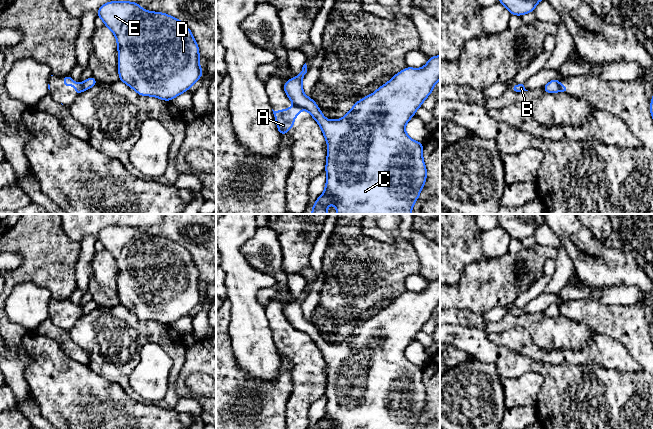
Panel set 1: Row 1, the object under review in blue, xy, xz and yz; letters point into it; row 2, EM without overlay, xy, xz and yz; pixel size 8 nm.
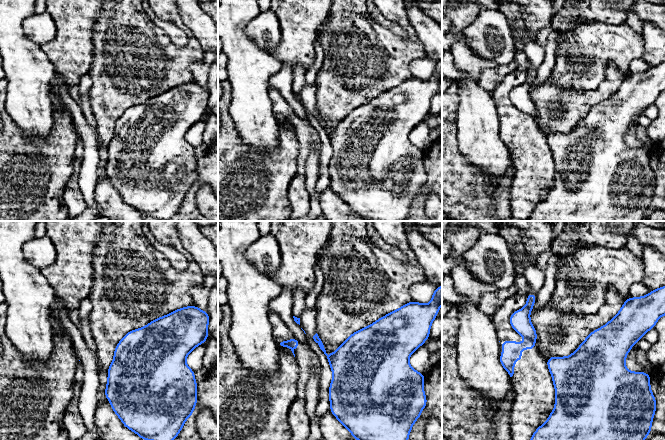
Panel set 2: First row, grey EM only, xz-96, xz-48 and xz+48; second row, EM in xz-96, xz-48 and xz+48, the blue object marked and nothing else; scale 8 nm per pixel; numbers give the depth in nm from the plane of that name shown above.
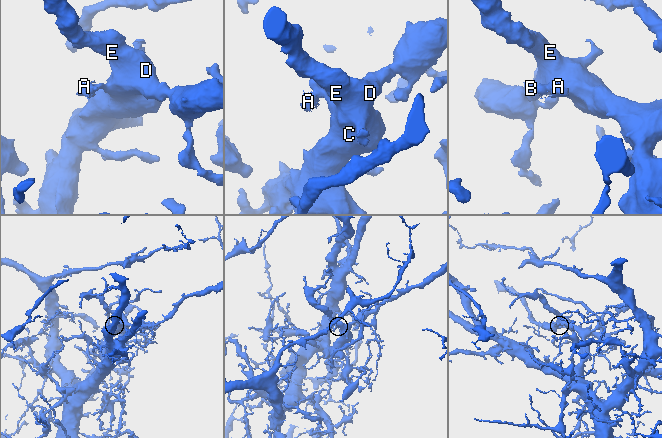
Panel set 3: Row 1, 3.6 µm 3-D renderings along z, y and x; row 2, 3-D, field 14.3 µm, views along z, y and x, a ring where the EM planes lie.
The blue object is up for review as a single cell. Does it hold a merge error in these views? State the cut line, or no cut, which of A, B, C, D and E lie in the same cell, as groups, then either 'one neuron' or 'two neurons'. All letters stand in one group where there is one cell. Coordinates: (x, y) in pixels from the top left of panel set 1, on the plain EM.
cut xy (81, 308), (83, 314); groups A / B C D E; two neurons

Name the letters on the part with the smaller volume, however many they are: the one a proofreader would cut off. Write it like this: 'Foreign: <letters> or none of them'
Foreign: A

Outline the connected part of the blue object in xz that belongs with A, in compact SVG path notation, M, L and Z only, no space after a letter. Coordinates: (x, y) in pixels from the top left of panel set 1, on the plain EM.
M289 330L287 334L274 335L272 333L277 347L277 353L280 356L281 361L284 358L288 358L289 352L294 351L294 342L299 339L301 334L302 332L296 332L291 330Z

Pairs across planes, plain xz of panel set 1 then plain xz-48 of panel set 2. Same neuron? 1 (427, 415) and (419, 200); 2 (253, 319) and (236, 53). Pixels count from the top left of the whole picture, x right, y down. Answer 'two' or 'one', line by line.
1: one
2: one

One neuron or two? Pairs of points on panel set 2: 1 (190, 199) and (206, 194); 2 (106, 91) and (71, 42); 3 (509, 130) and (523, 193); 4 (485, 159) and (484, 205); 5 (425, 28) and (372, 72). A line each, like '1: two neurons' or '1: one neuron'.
1: two neurons
2: two neurons
3: one neuron
4: two neurons
5: two neurons

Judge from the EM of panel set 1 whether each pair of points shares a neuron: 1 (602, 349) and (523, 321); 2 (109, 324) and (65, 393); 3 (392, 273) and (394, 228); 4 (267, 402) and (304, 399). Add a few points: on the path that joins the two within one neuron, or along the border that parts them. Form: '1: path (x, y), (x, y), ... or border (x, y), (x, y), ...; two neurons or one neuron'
1: border (596, 332), (580, 350), (562, 349); two neurons
2: border (88, 365), (96, 373), (108, 379); two neurons
3: path (395, 262), (398, 259), (398, 239); one neuron
4: border (291, 377), (292, 391), (287, 401), (285, 418); two neurons

